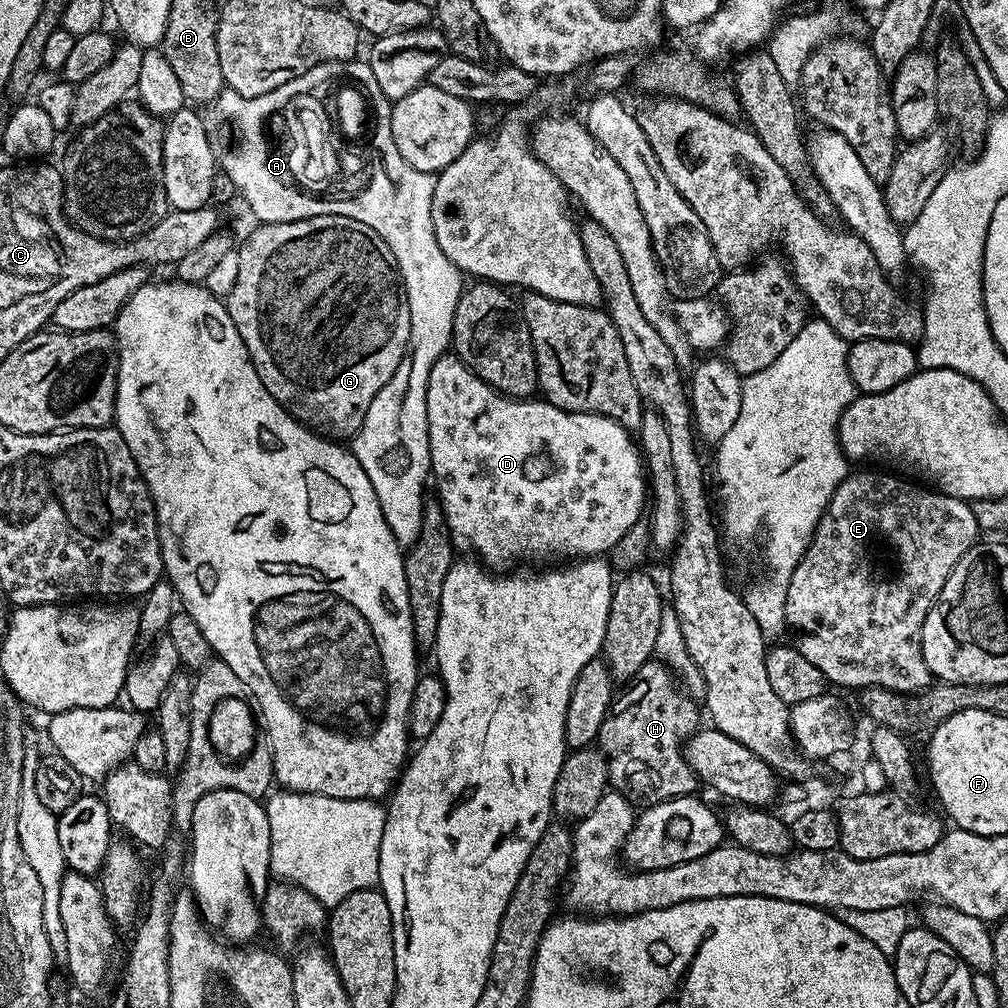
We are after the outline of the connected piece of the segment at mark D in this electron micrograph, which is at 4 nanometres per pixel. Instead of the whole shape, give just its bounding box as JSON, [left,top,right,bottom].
[426,354,646,570]

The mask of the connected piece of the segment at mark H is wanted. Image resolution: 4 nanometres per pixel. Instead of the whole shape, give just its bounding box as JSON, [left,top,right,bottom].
[598,658,701,806]

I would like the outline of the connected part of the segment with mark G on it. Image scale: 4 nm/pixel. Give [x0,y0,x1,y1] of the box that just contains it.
[226,216,410,442]

